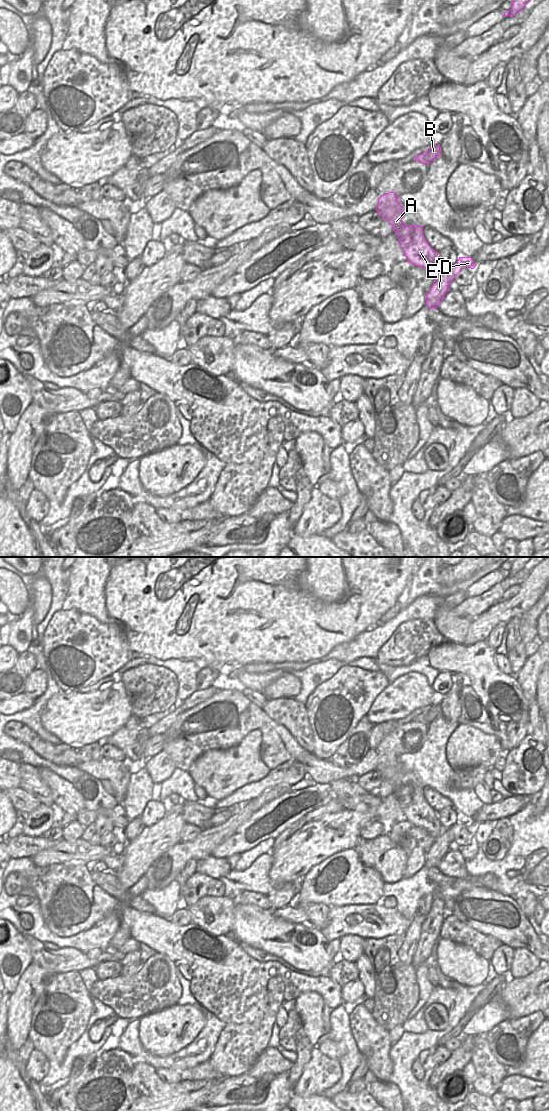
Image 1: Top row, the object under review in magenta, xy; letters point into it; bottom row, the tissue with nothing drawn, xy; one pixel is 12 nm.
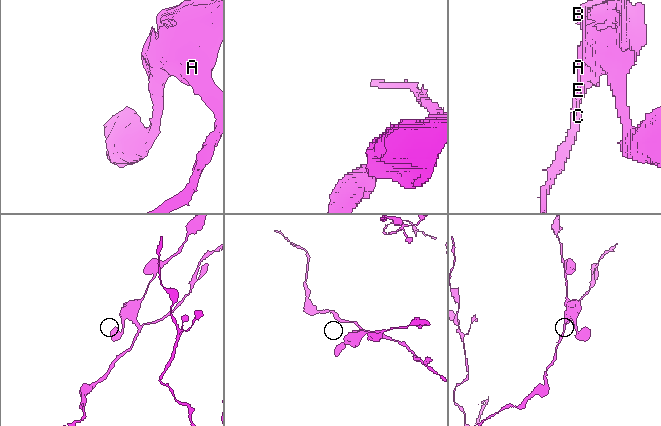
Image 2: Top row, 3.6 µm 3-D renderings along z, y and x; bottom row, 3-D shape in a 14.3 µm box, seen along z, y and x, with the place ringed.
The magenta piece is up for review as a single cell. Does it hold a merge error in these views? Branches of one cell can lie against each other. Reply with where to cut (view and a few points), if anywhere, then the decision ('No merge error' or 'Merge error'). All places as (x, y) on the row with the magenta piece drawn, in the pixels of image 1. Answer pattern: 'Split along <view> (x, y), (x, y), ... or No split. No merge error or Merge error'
Split along xy (437, 255), (427, 258), (422, 263), (416, 265). Merge error

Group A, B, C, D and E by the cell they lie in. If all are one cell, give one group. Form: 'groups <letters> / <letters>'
groups A B E / C D

